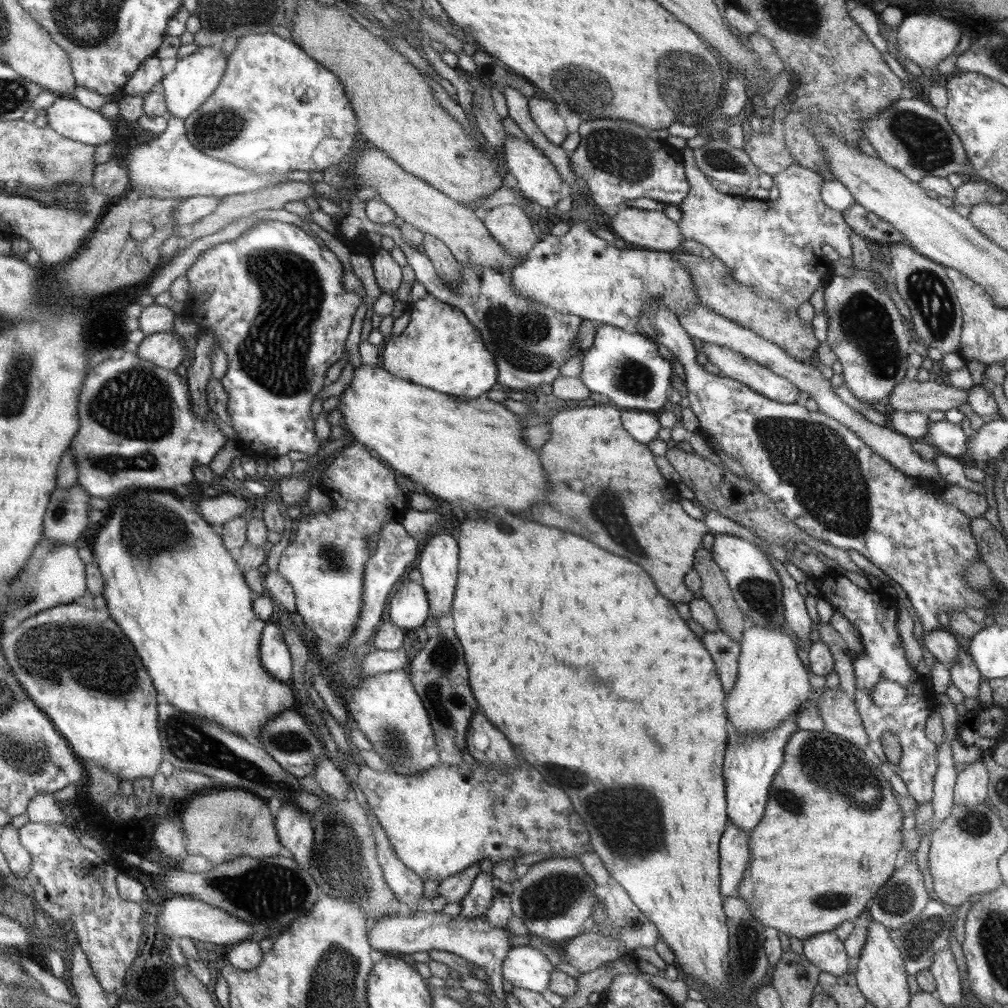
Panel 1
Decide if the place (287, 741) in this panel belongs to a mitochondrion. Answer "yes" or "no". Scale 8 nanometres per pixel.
yes

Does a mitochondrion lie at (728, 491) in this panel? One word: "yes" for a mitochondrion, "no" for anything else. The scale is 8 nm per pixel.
yes

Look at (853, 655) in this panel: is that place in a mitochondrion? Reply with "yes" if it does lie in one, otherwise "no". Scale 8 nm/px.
no

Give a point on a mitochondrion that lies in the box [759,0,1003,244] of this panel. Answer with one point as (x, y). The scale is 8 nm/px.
(927, 146)

